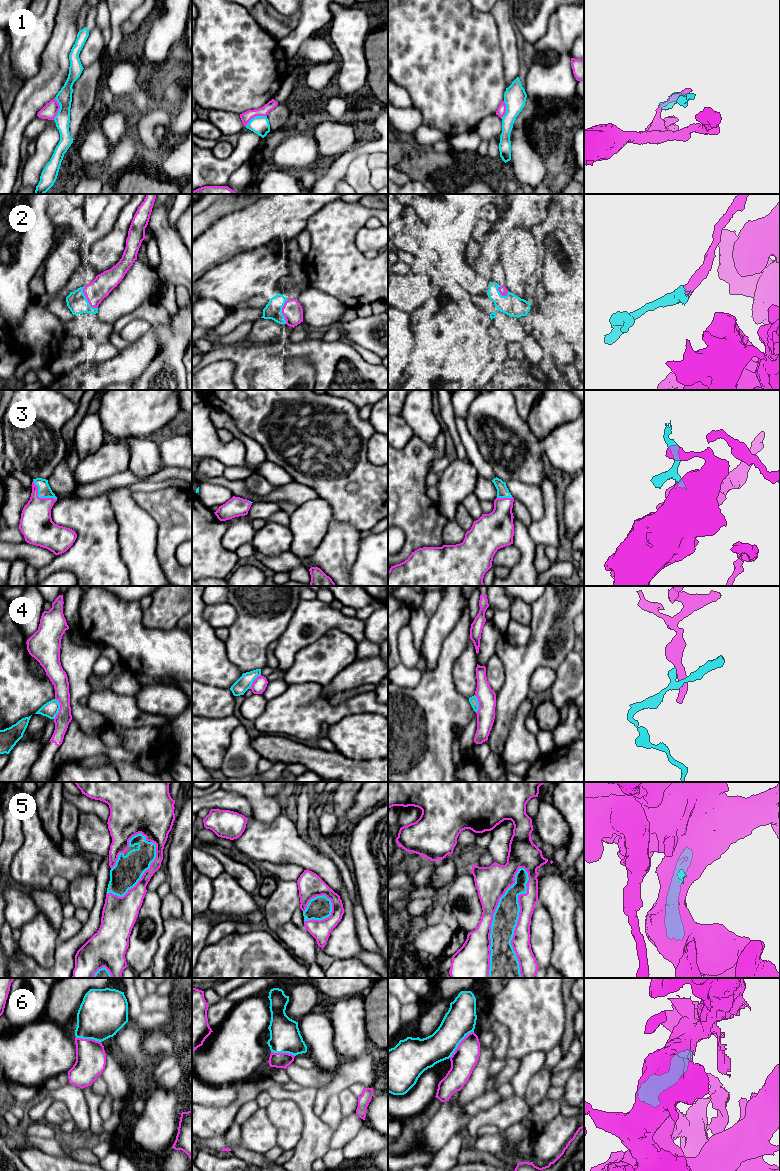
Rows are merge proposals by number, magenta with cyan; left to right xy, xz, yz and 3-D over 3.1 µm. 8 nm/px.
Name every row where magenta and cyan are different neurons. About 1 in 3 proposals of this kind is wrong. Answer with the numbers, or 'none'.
1, 4

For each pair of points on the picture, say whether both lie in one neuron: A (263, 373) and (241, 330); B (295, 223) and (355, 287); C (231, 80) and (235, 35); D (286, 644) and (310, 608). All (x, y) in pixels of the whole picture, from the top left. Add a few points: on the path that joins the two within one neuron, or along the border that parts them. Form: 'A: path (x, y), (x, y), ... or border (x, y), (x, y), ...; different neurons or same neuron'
A: border (236, 343), (221, 346); different neurons
B: border (318, 210), (308, 219), (304, 229); different neurons
C: path (231, 69), (231, 46); same neuron
D: path (295, 635), (301, 623), (307, 617); same neuron

